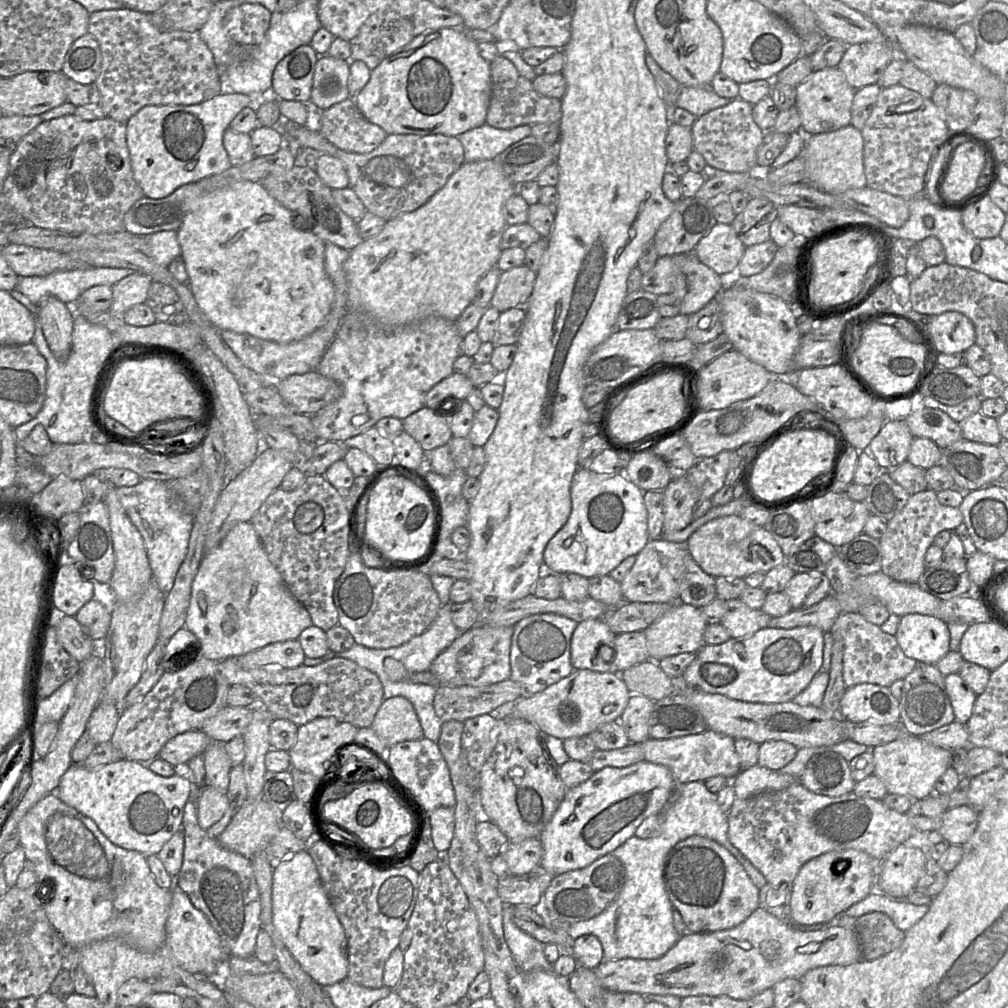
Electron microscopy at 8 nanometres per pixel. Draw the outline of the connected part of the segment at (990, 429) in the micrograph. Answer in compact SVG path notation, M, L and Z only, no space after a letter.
M977 412L961 422L962 438L983 444L996 445L1002 441L997 420Z

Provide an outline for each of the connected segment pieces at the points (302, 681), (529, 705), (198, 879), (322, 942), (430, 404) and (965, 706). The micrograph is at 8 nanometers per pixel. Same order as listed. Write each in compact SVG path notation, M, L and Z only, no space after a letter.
M335 657L316 666L284 668L270 664L255 669L242 668L235 658L227 658L218 662L218 669L229 685L248 687L256 695L258 705L274 718L289 720L297 726L317 717L332 716L357 728L371 727L384 700L377 675L346 658Z
M574 669L567 677L536 694L526 694L516 701L504 703L490 712L497 720L519 717L534 724L545 736L567 738L587 736L599 726L619 721L626 708L630 691L620 674Z
M195 795L184 806L181 831L184 851L175 886L207 917L231 956L254 955L261 930L261 902L251 860L222 847L216 838L209 837L199 826Z
M307 850L276 862L272 880L272 921L302 969L319 985L333 985L348 974L347 938Z
M452 373L433 386L425 396L425 407L440 412L442 403L449 404L448 400L466 400L475 386L465 376L459 373Z
M959 673L944 676L944 683L951 701L955 720L966 724L972 715L977 695L965 684Z

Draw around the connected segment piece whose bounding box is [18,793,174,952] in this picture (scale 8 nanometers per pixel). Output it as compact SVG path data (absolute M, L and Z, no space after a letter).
M51 793L36 803L19 822L18 831L20 834L20 846L24 849L25 857L27 860L31 861L35 867L36 882L42 883L41 886L46 886L50 881L53 881L55 884L53 898L44 899L44 910L49 922L67 946L80 948L92 942L111 937L122 938L134 947L146 952L156 952L164 946L166 939L165 923L171 904L171 891L174 886L169 890L160 888L156 884L153 874L147 864L146 856L137 851L127 850L113 844L100 831L91 818L82 815L76 809L66 805L56 793Z

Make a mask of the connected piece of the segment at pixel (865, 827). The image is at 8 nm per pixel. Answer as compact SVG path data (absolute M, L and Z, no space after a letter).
M795 782L788 787L781 790L767 790L745 799L738 799L735 797L733 804L728 811L728 838L730 842L753 864L753 866L765 877L766 882L771 885L778 885L787 883L792 888L793 880L799 872L801 866L810 859L817 857L833 850L855 849L863 851L875 860L881 860L896 849L900 844L909 840L911 837L917 840L922 837L911 824L906 813L900 813L888 808L882 800L873 799L870 797L860 797L853 791L843 794L841 796L827 796L814 793L804 787L800 782Z

